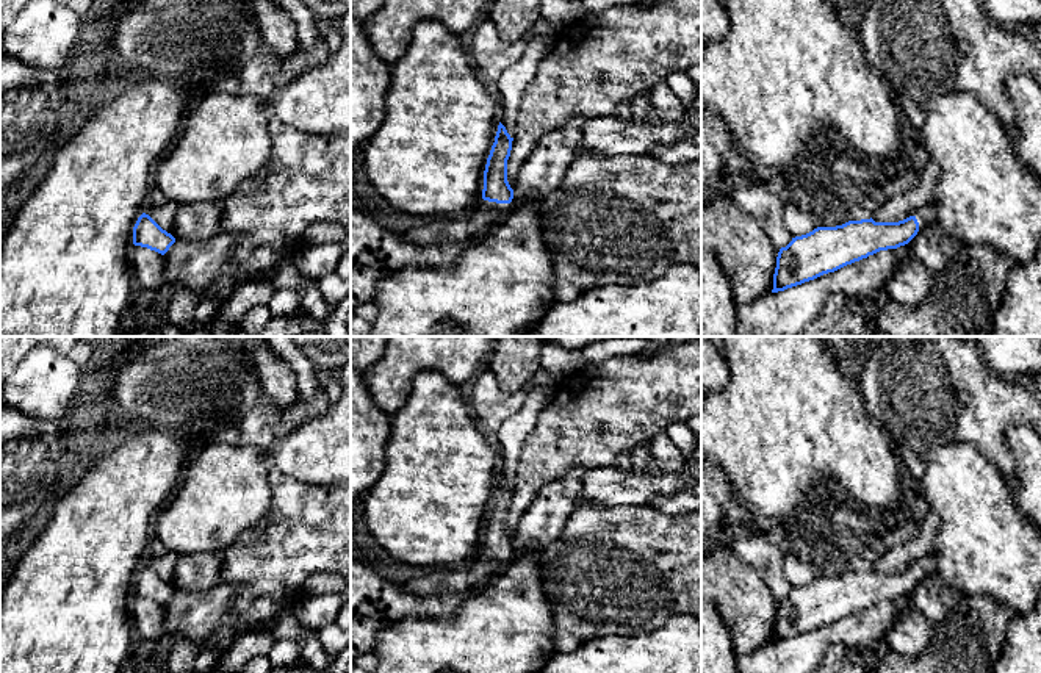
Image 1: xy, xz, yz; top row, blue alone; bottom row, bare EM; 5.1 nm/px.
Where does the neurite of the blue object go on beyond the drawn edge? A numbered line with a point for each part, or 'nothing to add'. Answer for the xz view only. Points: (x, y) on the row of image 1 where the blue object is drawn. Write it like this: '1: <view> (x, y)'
1: xz (498, 212)

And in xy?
nothing to add

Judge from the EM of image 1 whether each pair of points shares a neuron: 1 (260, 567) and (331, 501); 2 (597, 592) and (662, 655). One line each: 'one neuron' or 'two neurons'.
1: one neuron
2: two neurons

